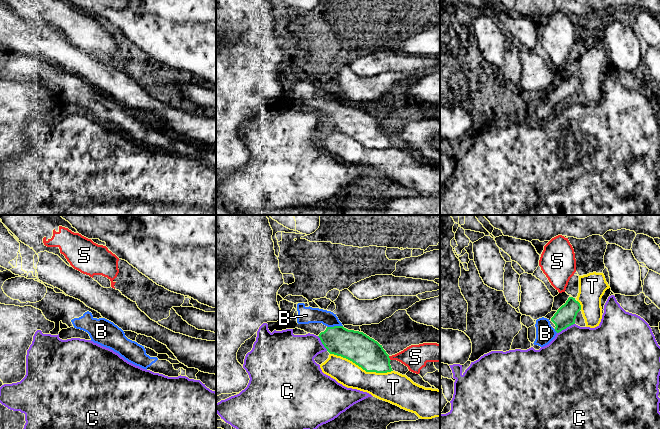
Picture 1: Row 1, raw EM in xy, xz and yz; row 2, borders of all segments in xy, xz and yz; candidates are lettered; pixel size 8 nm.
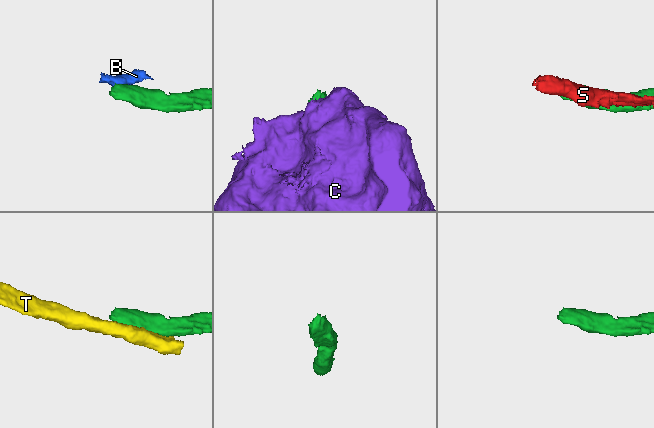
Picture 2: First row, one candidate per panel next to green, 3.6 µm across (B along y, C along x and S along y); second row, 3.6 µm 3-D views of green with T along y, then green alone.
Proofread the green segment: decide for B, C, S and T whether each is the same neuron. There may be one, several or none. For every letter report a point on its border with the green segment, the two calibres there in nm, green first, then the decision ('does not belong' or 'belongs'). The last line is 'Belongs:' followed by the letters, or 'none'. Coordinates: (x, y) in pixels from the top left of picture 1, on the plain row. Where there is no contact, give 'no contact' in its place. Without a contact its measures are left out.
B: xz (334, 102) | 240/140 nm | belongs
C: yz (565, 104) | 160/480 nm | does not belong
S: xz (389, 134) | 240/200 nm | does not belong
T: xz (361, 143) | 240/220 nm | does not belong
Belongs: B

